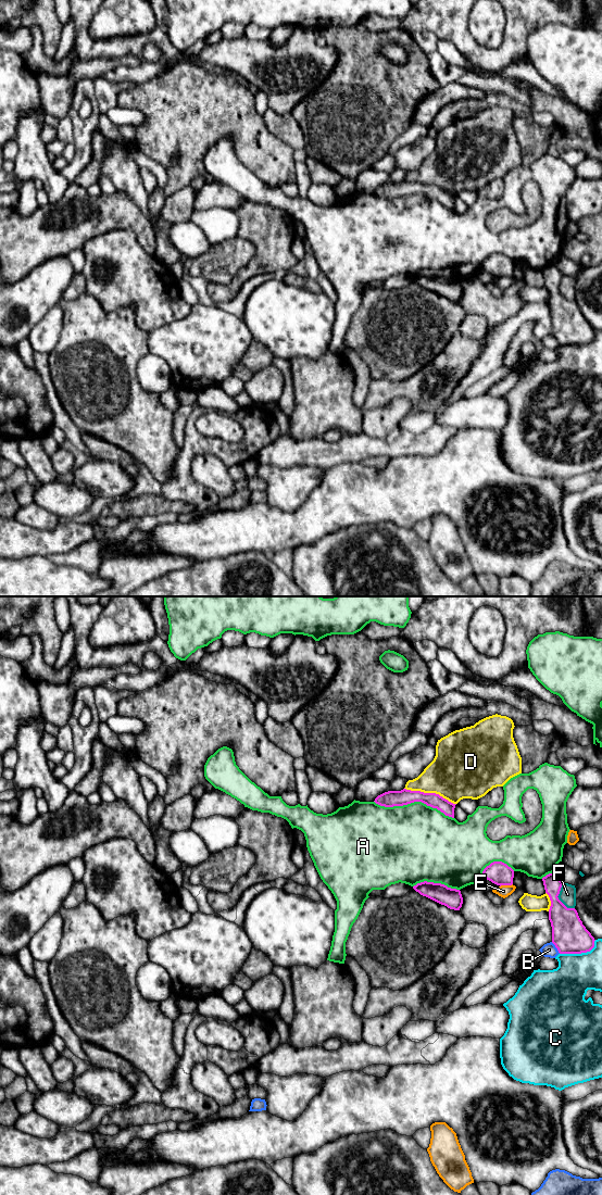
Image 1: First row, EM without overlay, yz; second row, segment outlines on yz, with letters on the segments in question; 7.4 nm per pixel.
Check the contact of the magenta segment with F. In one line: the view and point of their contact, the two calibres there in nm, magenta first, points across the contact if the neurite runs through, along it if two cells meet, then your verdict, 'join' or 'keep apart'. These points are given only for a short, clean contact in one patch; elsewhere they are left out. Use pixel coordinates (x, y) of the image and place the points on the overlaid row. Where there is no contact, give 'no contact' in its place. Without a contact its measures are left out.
meets magenta in yz at (559, 900); 240 nm thick on the magenta side, 130 nm on the other; keep apart

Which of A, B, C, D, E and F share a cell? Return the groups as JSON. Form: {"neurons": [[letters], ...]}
{"neurons": [["A"], ["B"], ["C"], ["D"], ["E"], ["F"]]}

